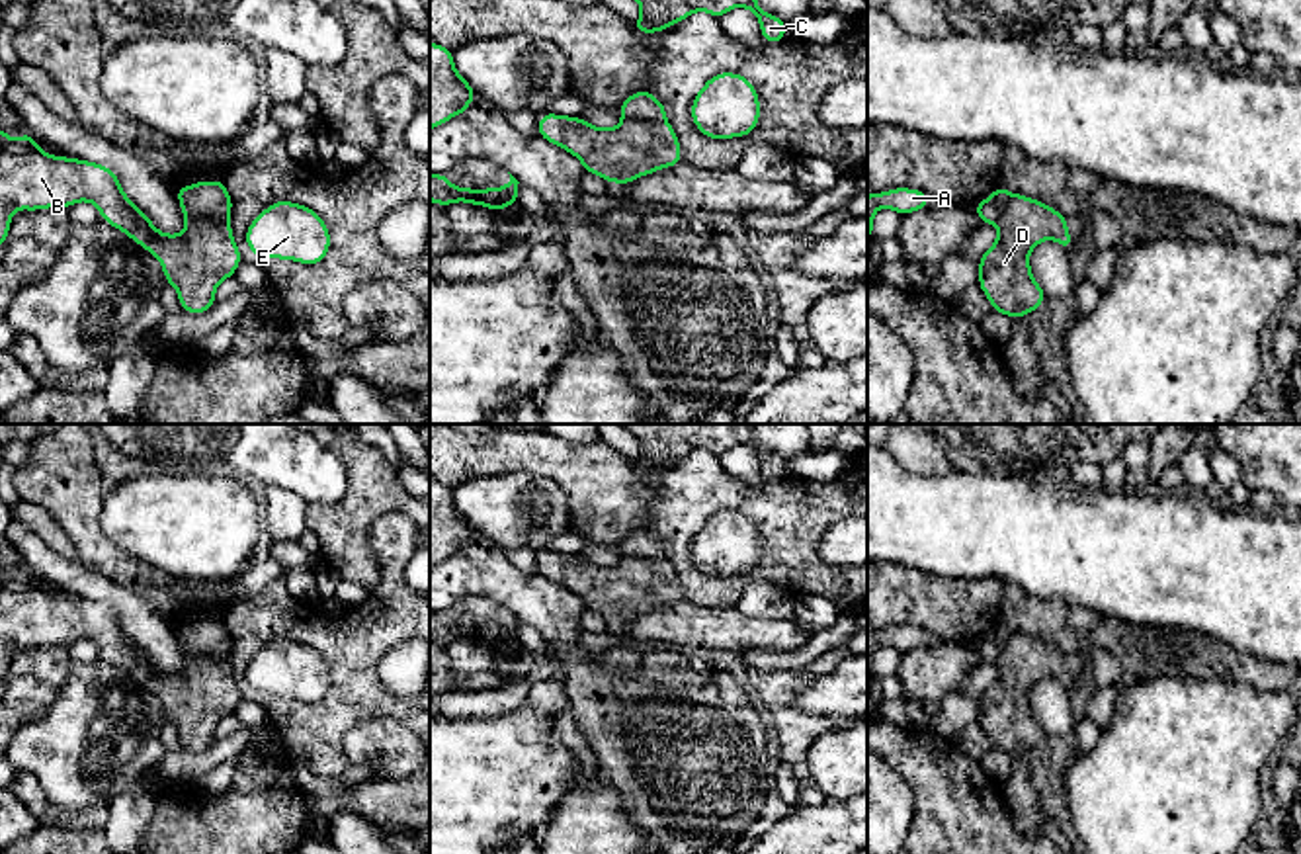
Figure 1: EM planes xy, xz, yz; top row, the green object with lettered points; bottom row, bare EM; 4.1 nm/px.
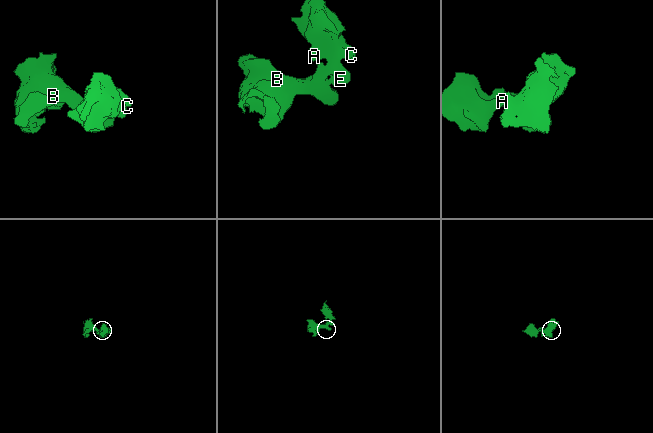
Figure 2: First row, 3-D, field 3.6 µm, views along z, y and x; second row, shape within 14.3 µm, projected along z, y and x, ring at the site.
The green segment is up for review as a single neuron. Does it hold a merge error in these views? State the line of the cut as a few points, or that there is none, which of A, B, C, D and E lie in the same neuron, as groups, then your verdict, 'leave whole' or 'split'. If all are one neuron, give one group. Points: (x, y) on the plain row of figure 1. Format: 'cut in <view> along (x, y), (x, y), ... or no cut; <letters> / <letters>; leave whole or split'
cut in xy along (186, 653), (227, 655); A C E / B D; split

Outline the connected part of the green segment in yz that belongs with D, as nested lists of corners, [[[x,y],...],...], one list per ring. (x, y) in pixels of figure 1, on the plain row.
[[[1012,631],[994,682],[979,696],[979,725],[992,748],[1028,754],[1047,737],[1031,713],[1029,690],[1049,676],[1070,688],[1067,655],[1043,639]]]

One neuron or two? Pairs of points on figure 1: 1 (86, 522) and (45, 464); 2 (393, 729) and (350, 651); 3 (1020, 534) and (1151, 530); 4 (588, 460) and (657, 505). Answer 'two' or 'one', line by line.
1: one
2: two
3: one
4: one

